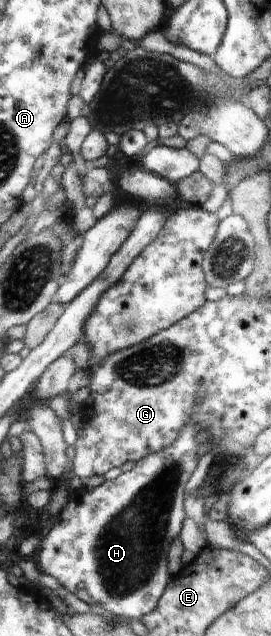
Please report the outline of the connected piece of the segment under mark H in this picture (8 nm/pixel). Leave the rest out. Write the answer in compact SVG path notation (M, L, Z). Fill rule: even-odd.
M187 421L171 446L139 459L131 471L121 473L114 481L105 480L91 491L71 493L65 509L56 515L53 527L42 537L37 557L39 571L57 579L72 594L86 591L115 617L141 620L154 611L171 579L168 552L186 519L185 486L200 461L195 440L199 431Z

